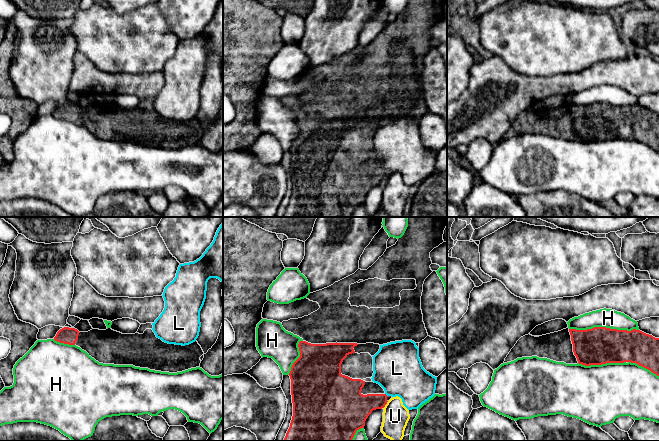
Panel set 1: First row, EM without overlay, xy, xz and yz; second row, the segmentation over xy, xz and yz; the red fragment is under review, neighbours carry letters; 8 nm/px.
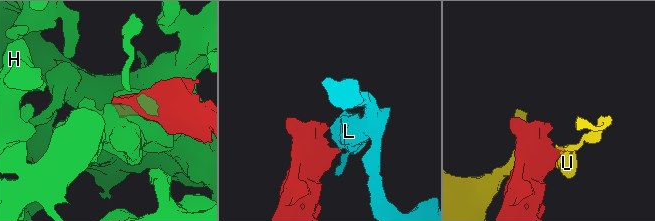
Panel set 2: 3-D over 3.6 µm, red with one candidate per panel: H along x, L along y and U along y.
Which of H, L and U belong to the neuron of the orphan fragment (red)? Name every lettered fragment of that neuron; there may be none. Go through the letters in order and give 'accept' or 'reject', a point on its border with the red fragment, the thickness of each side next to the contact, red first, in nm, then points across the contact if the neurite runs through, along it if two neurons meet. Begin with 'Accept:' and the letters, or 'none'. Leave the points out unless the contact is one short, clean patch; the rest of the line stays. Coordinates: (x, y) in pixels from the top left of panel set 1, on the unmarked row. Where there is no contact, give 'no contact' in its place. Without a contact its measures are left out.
Accept: none
H: reject; contact yz (604, 103); calibres 300 and 150 nm
L: reject; no contact
U: reject; contact xz (385, 180); calibres 260 and 200 nm; border xz (388, 177), (383, 184)

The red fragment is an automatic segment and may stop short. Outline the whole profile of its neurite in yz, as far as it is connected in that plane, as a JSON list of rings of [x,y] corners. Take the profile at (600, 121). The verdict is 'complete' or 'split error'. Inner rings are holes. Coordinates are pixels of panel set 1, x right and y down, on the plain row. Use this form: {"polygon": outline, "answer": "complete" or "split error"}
{"polygon": [[[566,104],[539,113],[528,110],[517,117],[504,139],[532,132],[585,142],[631,138],[659,152],[659,114],[636,105]]], "answer": "split error"}

